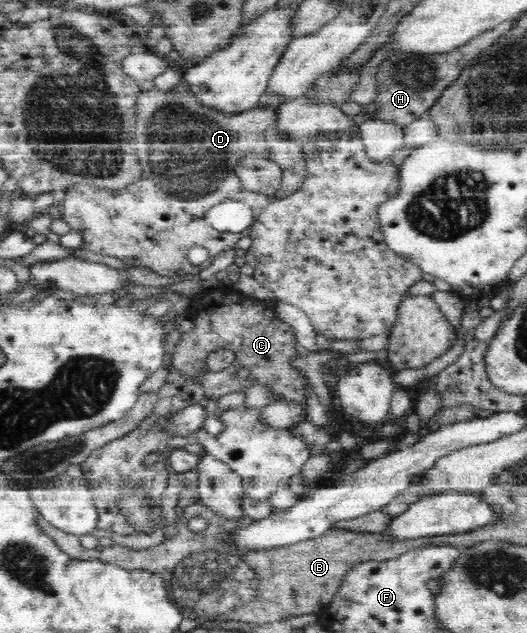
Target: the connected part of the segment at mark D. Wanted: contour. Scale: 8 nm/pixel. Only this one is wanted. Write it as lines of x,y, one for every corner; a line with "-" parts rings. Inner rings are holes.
178,68
180,72
180,84
169,91
153,88
139,93
136,105
136,128
134,133
135,155
141,160
143,173
141,177
132,184
126,185
118,190
95,188
91,185
72,185
64,200
61,201
63,208
63,219
73,231
80,231
83,237
80,249
89,250
103,256
114,257
137,266
145,266
152,269
154,273
163,277
183,277
187,273
197,275
207,269
215,256
221,251
236,249
236,243
241,237
249,236
250,230
243,229
240,233
229,233
217,231
206,221
205,214
218,203
223,201
241,201
247,209
251,209
253,221
273,201
287,197
289,194
301,189
306,177
305,151
303,144
294,142
291,138
283,136
279,130
277,109
267,107
255,107
248,112
221,113
217,109
207,109
197,100
197,96
189,91
189,84
185,81
186,68
-
249,156
270,158
281,167
283,183
273,195
249,191
236,173
233,167
240,159
-
147,179
151,185
161,189
147,189
-
203,247
209,252
209,258
199,265
190,263
187,259
189,249

